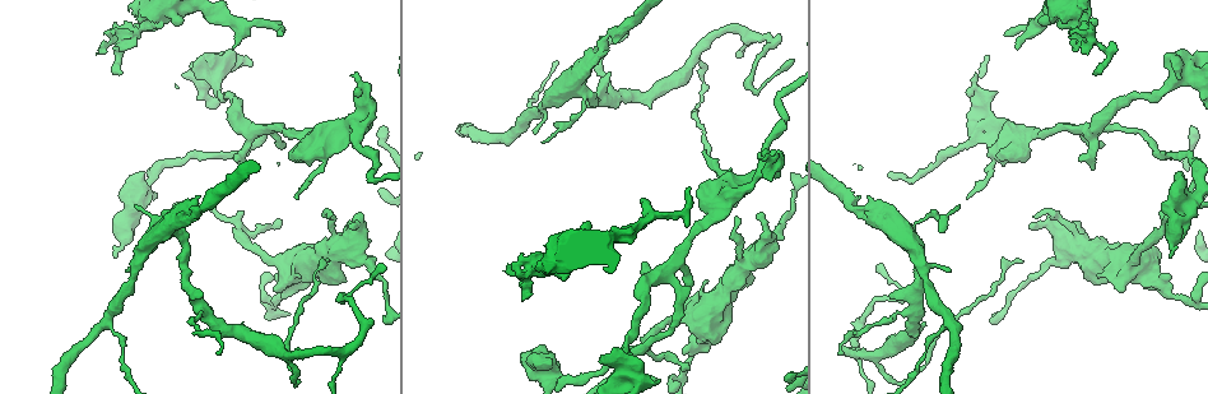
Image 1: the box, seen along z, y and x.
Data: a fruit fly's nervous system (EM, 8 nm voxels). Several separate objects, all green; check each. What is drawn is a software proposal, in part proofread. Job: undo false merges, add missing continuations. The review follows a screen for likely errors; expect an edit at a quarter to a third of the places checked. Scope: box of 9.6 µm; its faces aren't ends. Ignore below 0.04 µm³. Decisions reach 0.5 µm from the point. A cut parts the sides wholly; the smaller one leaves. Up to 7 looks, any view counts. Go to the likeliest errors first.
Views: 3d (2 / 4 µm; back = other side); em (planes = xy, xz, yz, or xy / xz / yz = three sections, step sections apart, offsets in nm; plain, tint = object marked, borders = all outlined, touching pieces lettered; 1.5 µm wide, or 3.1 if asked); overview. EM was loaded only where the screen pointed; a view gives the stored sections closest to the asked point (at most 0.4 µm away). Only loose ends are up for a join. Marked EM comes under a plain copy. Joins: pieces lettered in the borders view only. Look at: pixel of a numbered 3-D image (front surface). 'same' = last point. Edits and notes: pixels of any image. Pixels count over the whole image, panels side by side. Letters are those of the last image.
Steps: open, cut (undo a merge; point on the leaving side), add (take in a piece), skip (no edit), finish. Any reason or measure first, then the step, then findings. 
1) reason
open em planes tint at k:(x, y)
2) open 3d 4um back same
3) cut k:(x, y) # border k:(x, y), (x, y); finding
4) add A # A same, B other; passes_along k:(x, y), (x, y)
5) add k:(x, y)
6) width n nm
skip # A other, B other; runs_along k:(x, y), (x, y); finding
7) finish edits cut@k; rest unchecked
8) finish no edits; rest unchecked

thin end
open em xy step 8 borders at 1:(1006, 35)

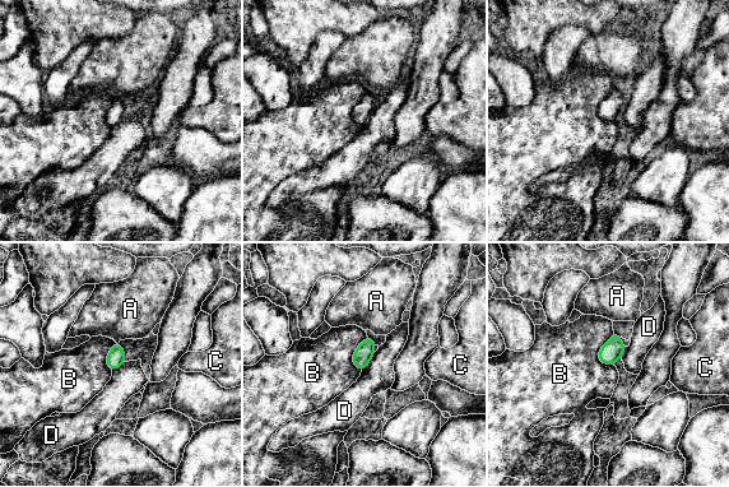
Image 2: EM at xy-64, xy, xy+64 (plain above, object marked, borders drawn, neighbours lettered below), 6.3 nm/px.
open em planes borders same

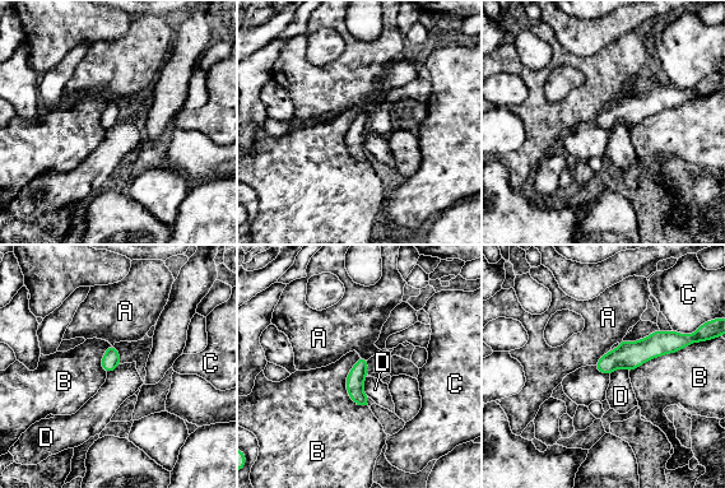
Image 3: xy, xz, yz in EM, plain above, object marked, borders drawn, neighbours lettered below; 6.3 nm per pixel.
skip # A other, B other, C other, D other; runs_along 3:(675, 340), (658, 343), (599, 366); no lettered piece goes on from it

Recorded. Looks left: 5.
three-way junction
open 3d 4um at 1:(1088, 131)

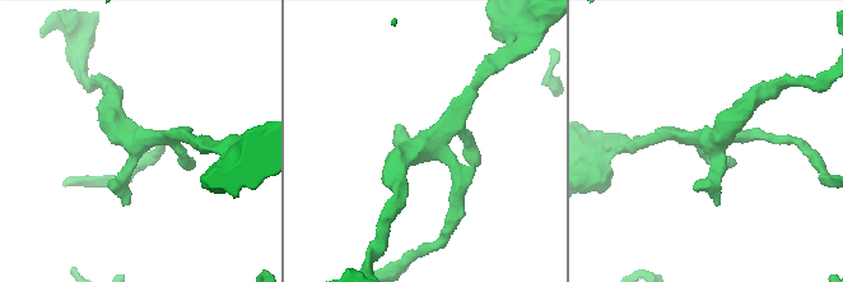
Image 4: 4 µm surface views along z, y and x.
open em xz step 4 tint at 4:(154, 139)

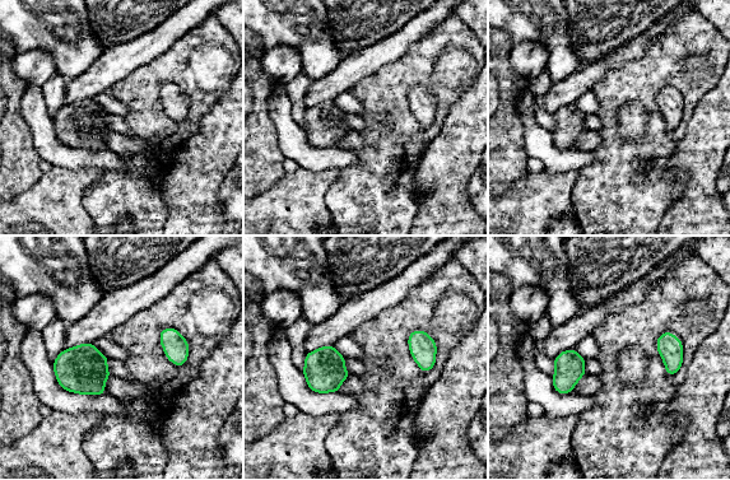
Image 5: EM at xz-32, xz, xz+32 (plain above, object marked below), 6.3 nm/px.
another direction
open em xy step 4 borders same

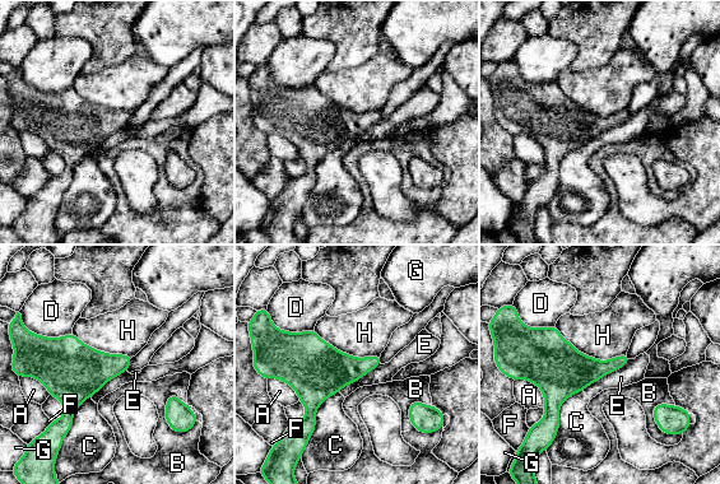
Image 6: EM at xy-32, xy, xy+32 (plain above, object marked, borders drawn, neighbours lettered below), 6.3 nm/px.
skip # A other, B other, C other, D other, E other, F other, G other, H other; border 6:(554, 326), (598, 359), (626, 354); one neuron here

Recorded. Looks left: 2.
long arm stops here
open em planes borders at 1:(1023, 262)

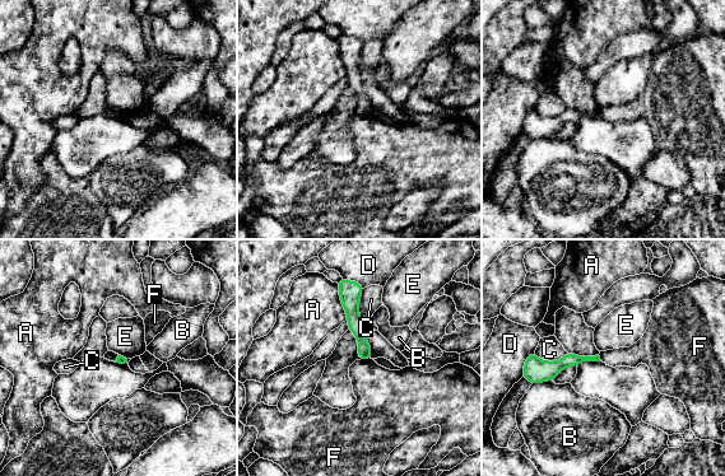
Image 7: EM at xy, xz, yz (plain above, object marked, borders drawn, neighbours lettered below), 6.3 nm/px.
skip # A other, B other, C other, D other, E other, F other; runs_along 7:(353, 285), (353, 320), (368, 356); none of them fits

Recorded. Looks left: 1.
finish no edits; rest unchecked

